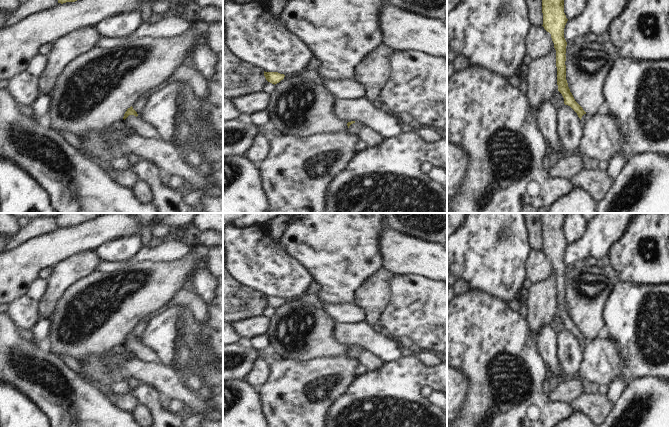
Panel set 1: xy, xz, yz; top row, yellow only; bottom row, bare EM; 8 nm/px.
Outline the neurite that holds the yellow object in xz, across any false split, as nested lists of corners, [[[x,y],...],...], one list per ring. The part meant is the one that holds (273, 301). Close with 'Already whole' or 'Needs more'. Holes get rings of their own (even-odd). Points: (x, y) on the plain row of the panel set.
[[[264,295],[264,300],[268,306],[274,309],[279,307],[285,301],[284,298],[280,298],[278,296],[265,296],[265,295]]]. Already whole

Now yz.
[[[541,213],[543,251],[551,258],[556,274],[557,309],[558,315],[564,322],[564,328],[570,330],[580,342],[582,351],[593,339],[587,338],[575,325],[566,304],[566,270],[564,252],[568,245],[564,237],[565,213]]]. Needs more

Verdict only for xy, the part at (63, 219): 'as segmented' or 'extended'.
as segmented

